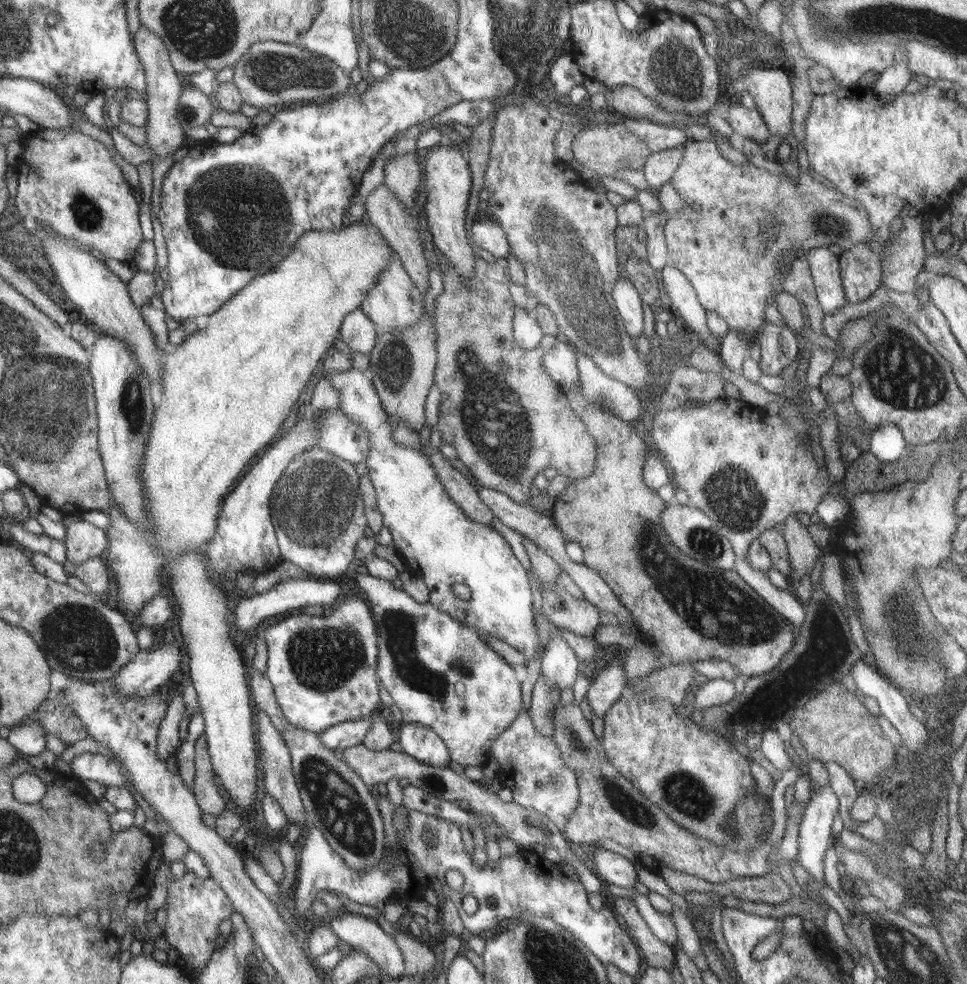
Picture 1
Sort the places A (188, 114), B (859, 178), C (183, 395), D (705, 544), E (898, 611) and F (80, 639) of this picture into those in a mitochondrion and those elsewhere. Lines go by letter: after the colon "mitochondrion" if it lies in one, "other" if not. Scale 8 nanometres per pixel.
A: mitochondrion
B: mitochondrion
C: other
D: mitochondrion
E: mitochondrion
F: mitochondrion

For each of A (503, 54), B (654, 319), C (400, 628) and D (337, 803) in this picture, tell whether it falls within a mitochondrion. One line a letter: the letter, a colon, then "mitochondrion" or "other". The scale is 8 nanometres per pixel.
A: other
B: other
C: mitochondrion
D: mitochondrion

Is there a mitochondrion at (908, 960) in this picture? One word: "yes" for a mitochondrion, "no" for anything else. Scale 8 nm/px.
yes

